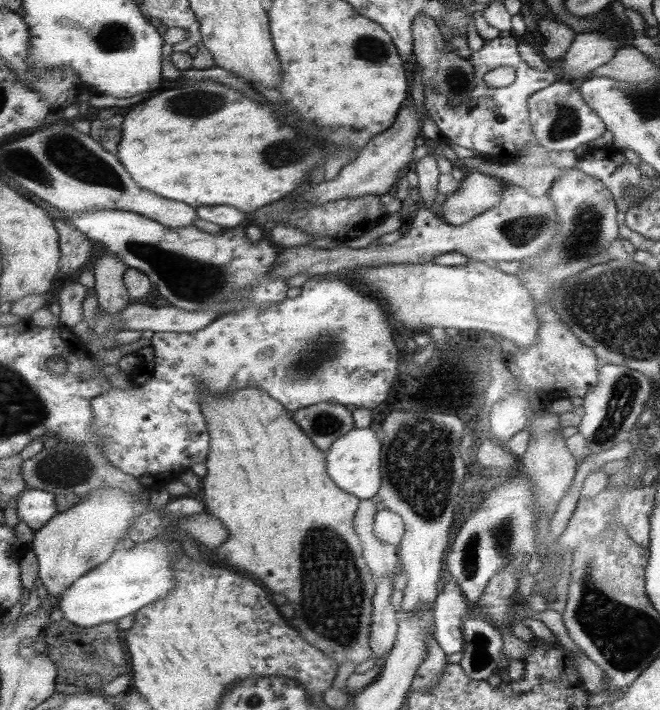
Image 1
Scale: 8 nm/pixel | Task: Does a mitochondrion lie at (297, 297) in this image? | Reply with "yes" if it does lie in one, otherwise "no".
no

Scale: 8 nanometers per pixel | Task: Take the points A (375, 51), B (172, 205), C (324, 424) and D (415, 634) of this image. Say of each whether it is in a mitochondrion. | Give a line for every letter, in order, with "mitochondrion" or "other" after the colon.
A: mitochondrion
B: other
C: mitochondrion
D: other

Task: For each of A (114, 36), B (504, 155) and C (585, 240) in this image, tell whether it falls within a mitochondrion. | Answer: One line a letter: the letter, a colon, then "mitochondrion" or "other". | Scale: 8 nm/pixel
A: mitochondrion
B: other
C: mitochondrion

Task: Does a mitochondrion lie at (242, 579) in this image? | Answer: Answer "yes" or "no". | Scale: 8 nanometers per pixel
no

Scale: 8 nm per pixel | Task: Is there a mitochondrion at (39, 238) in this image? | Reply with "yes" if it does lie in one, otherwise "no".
no

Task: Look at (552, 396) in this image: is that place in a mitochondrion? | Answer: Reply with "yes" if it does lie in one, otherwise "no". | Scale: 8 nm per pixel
no

